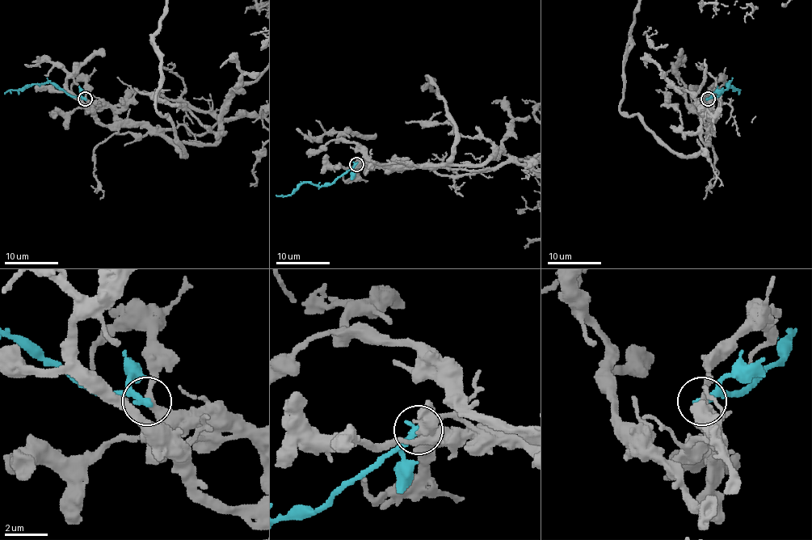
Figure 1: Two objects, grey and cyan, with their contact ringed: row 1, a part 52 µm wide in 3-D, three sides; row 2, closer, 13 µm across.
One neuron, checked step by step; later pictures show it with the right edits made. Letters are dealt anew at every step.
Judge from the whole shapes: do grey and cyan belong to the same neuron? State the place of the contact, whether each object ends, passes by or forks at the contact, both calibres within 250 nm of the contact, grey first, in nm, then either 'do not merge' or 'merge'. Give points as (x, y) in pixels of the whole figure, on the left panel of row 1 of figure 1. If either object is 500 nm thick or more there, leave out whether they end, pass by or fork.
at (85, 99); grey passes by; cyan ends there; 280 nm thick on the grey side, 360 nm on the other; do not merge

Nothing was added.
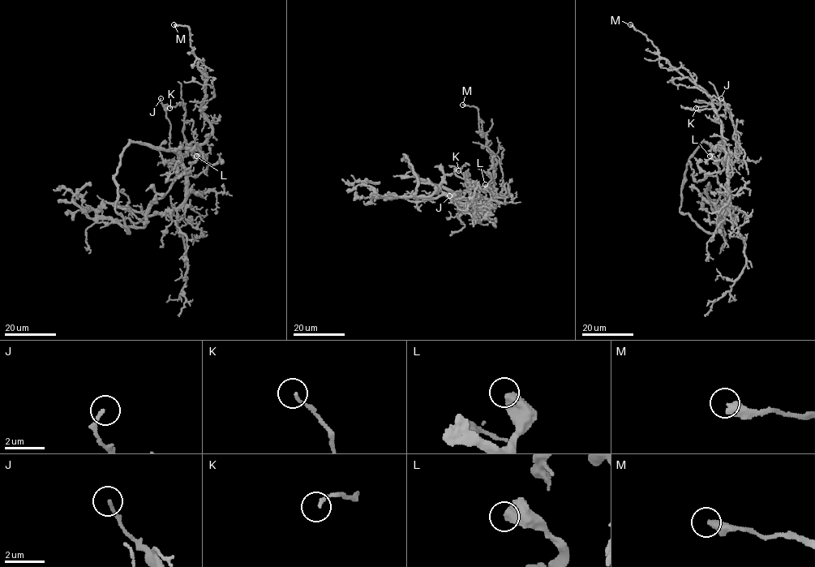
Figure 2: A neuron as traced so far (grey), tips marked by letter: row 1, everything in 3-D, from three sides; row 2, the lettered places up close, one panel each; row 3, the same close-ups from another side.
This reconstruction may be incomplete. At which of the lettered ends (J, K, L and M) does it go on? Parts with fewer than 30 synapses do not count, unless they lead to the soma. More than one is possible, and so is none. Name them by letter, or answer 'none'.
none

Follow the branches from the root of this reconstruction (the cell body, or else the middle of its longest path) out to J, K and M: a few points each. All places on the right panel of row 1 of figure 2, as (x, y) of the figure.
J: (727, 160), (739, 152), (739, 146), (728, 107), (721, 98)
K: (727, 160), (739, 143), (731, 111), (723, 105), (709, 102), (706, 106), (696, 108)
M: (727, 160), (722, 148), (724, 140), (721, 122), (712, 100), (662, 58), (653, 43), (630, 24)

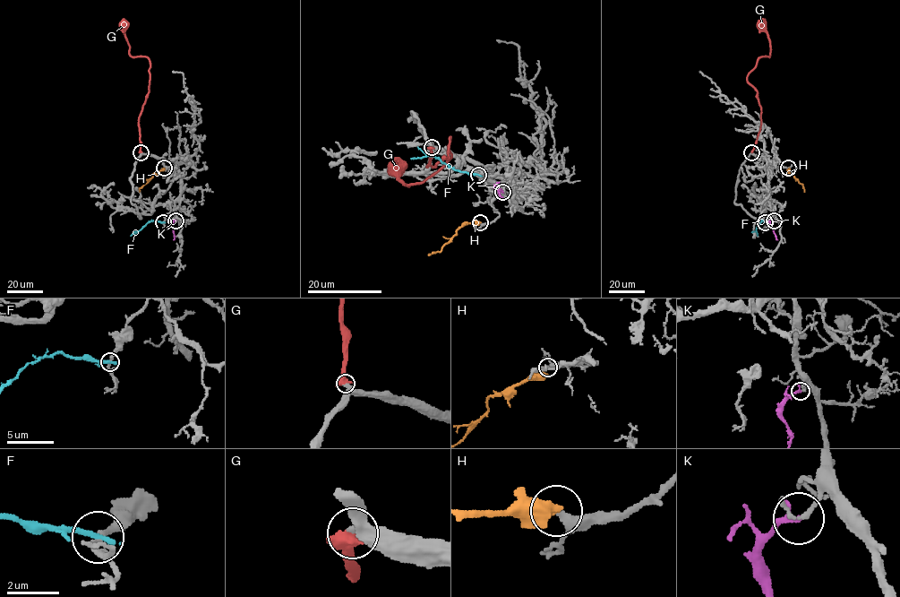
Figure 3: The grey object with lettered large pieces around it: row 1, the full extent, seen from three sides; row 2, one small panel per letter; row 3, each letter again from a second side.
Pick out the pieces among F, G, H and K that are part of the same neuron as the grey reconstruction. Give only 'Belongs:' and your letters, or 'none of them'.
Belongs: G, H, K

